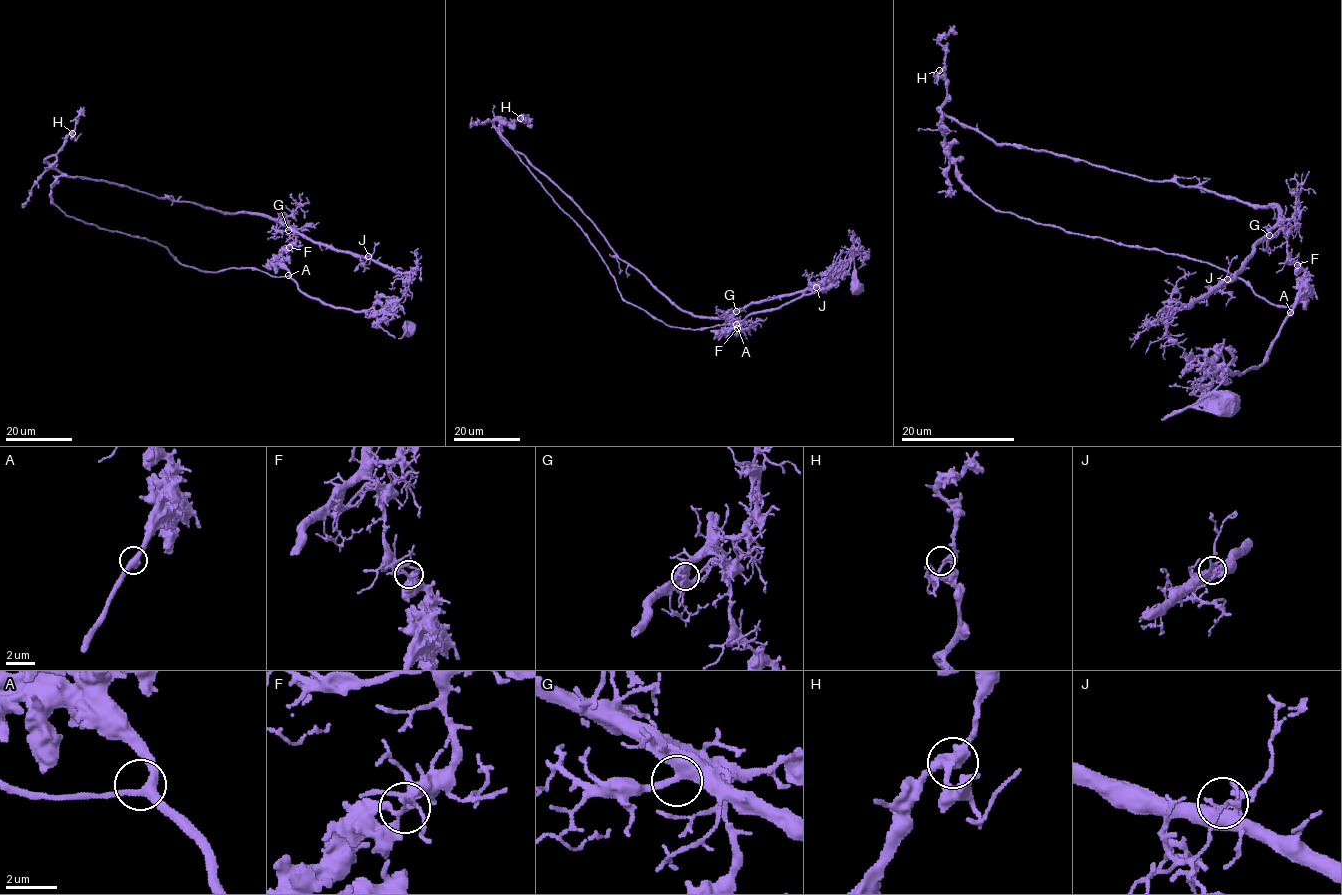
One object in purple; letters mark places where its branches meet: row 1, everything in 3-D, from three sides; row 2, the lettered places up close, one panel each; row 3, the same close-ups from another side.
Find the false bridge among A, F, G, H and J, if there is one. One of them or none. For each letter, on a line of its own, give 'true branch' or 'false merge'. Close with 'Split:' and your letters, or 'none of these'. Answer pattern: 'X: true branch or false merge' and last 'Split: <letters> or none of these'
A: true branch
F: false merge
G: true branch
H: true branch
J: true branch
Split: F

